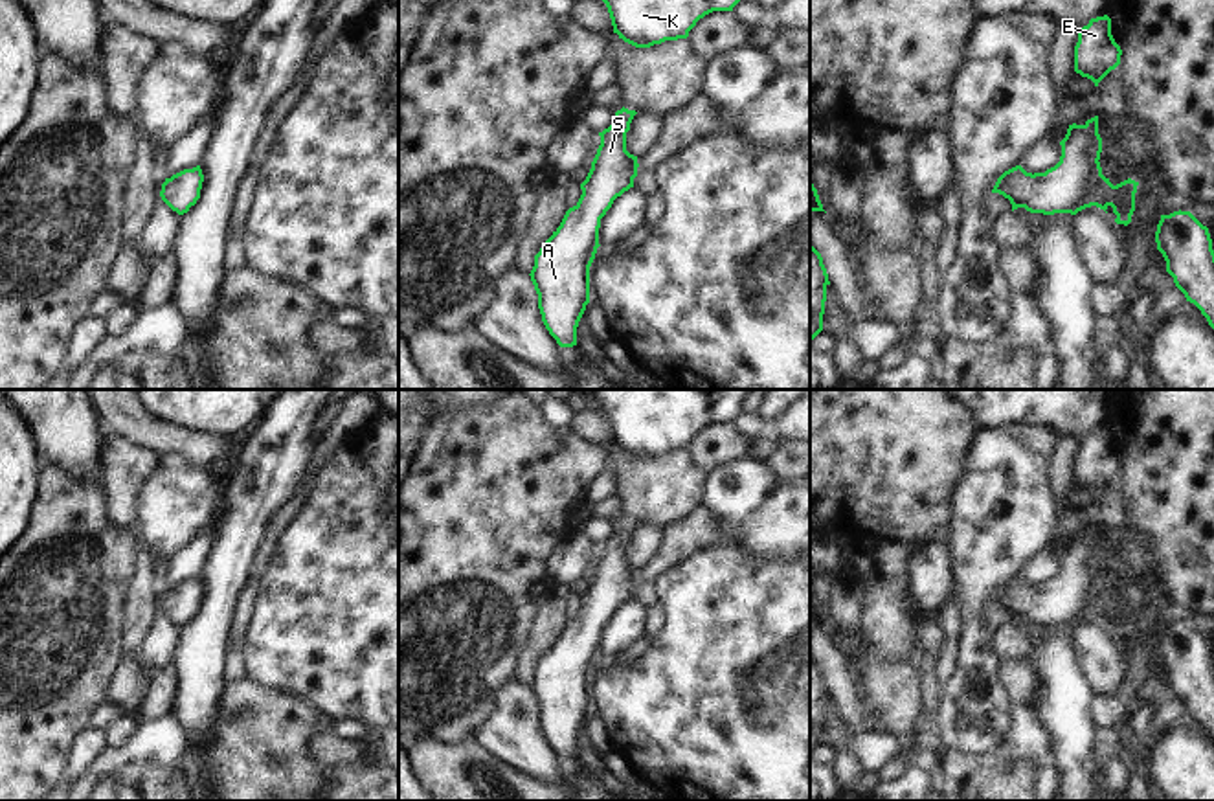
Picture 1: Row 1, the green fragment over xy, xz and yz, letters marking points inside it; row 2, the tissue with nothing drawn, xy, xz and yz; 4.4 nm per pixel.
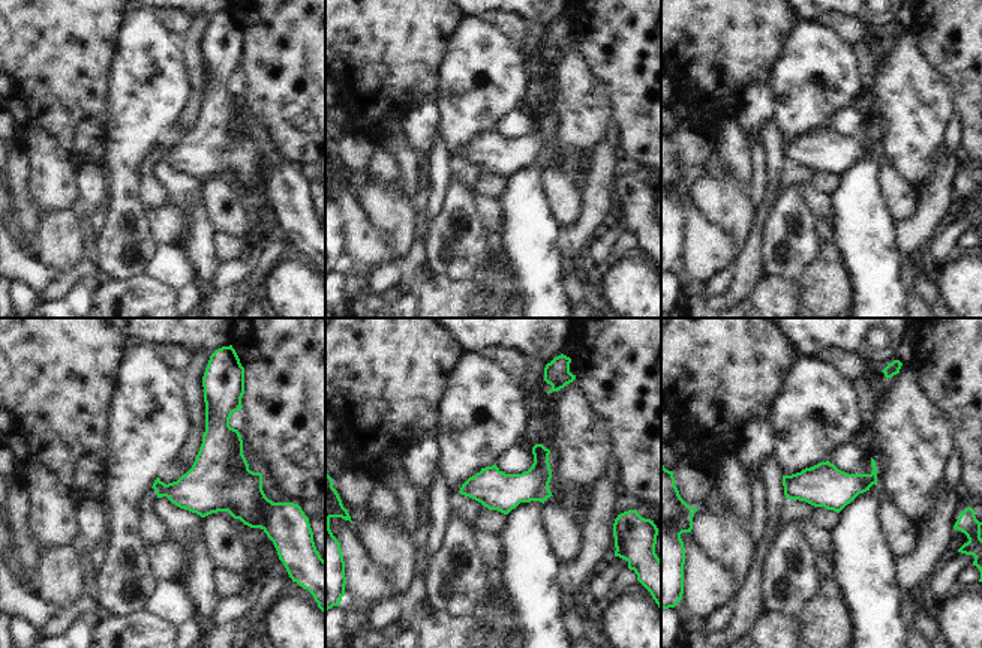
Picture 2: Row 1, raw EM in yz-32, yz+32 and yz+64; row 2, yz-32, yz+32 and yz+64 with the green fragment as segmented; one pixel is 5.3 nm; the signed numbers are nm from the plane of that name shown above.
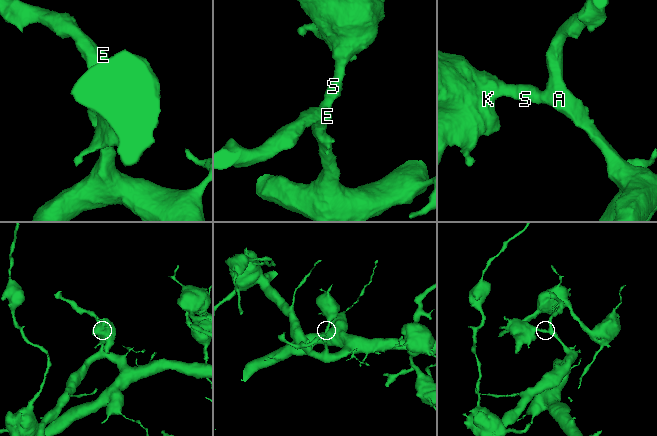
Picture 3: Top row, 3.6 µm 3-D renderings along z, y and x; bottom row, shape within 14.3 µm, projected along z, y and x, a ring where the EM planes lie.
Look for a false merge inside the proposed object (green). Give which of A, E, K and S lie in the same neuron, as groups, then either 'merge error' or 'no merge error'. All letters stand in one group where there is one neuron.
groups A E K S; no merge error

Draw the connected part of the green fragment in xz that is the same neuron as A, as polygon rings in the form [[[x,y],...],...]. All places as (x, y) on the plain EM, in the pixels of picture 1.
[[[623,518],[613,535],[599,544],[601,557],[580,595],[579,614],[534,667],[529,687],[538,720],[560,759],[577,757],[577,739],[590,715],[590,678],[601,658],[601,630],[617,608],[634,599],[637,588],[637,568],[626,562],[626,544],[635,525]]]

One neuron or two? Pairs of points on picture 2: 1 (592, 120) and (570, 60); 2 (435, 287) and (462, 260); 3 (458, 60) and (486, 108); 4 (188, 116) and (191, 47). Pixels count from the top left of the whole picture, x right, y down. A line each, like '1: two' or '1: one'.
1: one
2: two
3: one
4: one

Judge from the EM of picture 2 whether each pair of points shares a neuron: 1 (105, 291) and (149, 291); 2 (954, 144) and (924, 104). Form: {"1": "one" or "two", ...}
{"1": "one", "2": "two"}

